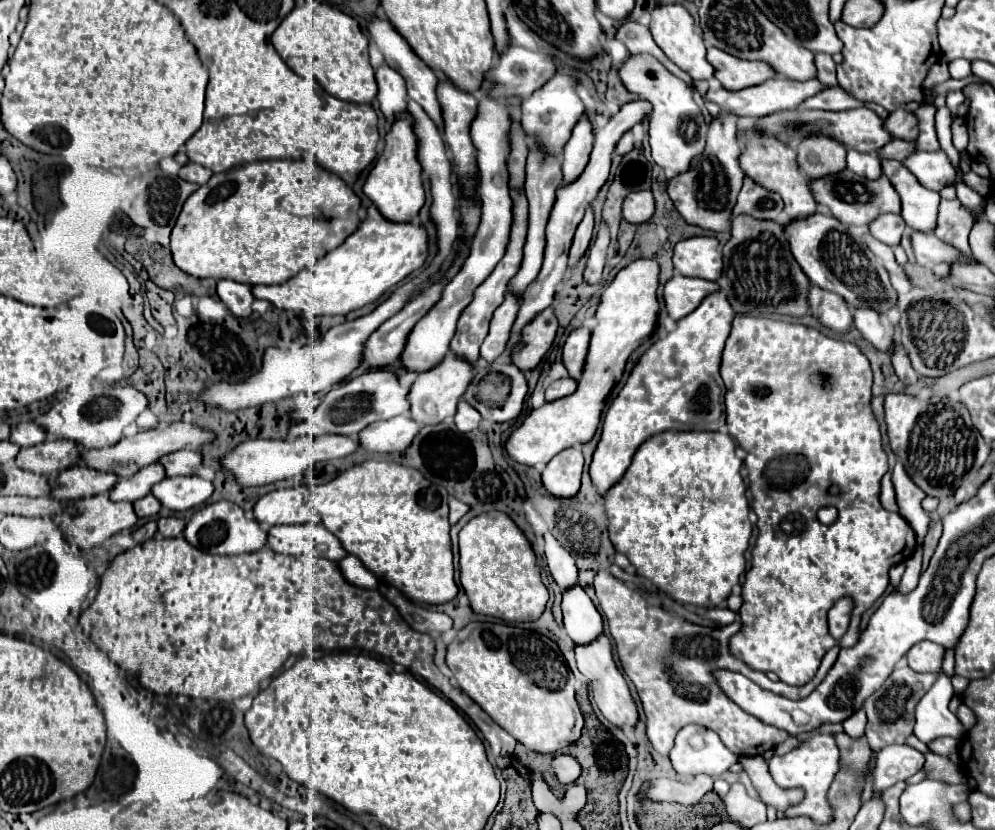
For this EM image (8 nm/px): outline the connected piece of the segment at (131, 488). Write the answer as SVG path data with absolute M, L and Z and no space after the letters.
M152 464L152 466L146 466L144 470L138 470L134 476L120 480L108 492L108 496L112 498L112 502L134 502L138 498L148 496L150 488L162 478L164 478L164 468L158 464Z

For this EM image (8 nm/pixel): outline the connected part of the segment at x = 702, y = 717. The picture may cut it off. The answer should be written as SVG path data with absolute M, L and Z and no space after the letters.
M598 570L598 574L594 576L594 590L598 596L598 604L608 620L610 634L616 640L620 666L640 694L646 712L646 734L652 746L664 756L674 746L676 732L686 724L700 724L712 728L720 736L724 746L732 750L736 756L760 756L766 750L776 748L782 740L790 736L786 730L768 726L752 714L744 712L740 706L736 706L714 682L714 668L736 670L754 680L764 690L782 694L790 700L800 700L806 698L824 680L840 652L840 646L830 648L824 655L816 676L804 686L772 682L766 674L748 668L744 662L728 654L728 640L732 634L740 630L740 620L728 626L708 628L676 618L664 608L650 604L634 588L614 578L608 570Z

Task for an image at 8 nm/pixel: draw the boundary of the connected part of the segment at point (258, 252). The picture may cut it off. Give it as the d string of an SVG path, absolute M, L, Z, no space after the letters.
M314 160L252 162L214 174L184 202L170 234L170 250L176 266L196 278L226 278L248 286L282 284L340 246L358 226L358 208L360 200L352 188L320 166L316 172Z

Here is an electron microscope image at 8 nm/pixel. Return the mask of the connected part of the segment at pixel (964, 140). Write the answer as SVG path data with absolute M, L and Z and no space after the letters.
M956 118L952 122L952 138L954 138L954 146L962 152L966 150L968 146L968 132L966 132L966 124L964 124L964 118Z

